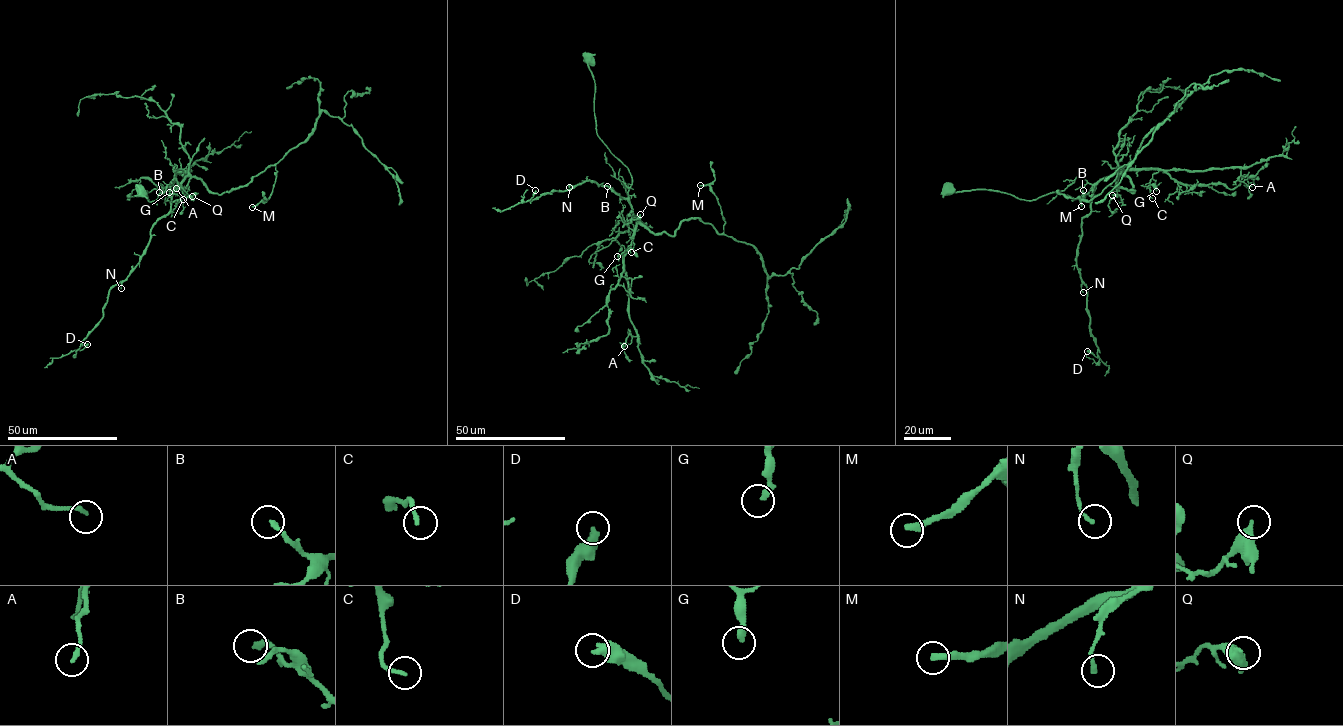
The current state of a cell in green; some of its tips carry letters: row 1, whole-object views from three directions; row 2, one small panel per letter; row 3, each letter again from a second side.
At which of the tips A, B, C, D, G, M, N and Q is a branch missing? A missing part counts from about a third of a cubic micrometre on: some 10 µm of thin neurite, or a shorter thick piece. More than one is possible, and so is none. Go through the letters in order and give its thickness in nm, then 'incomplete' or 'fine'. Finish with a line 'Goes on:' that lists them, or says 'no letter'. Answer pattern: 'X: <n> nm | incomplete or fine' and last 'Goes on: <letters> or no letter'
A: 180 nm | fine
B: 240 nm | fine
C: 170 nm | fine
D: 480 nm | fine
G: 300 nm | fine
M: 280 nm | incomplete
N: 160 nm | fine
Q: 360 nm | fine
Goes on: M

